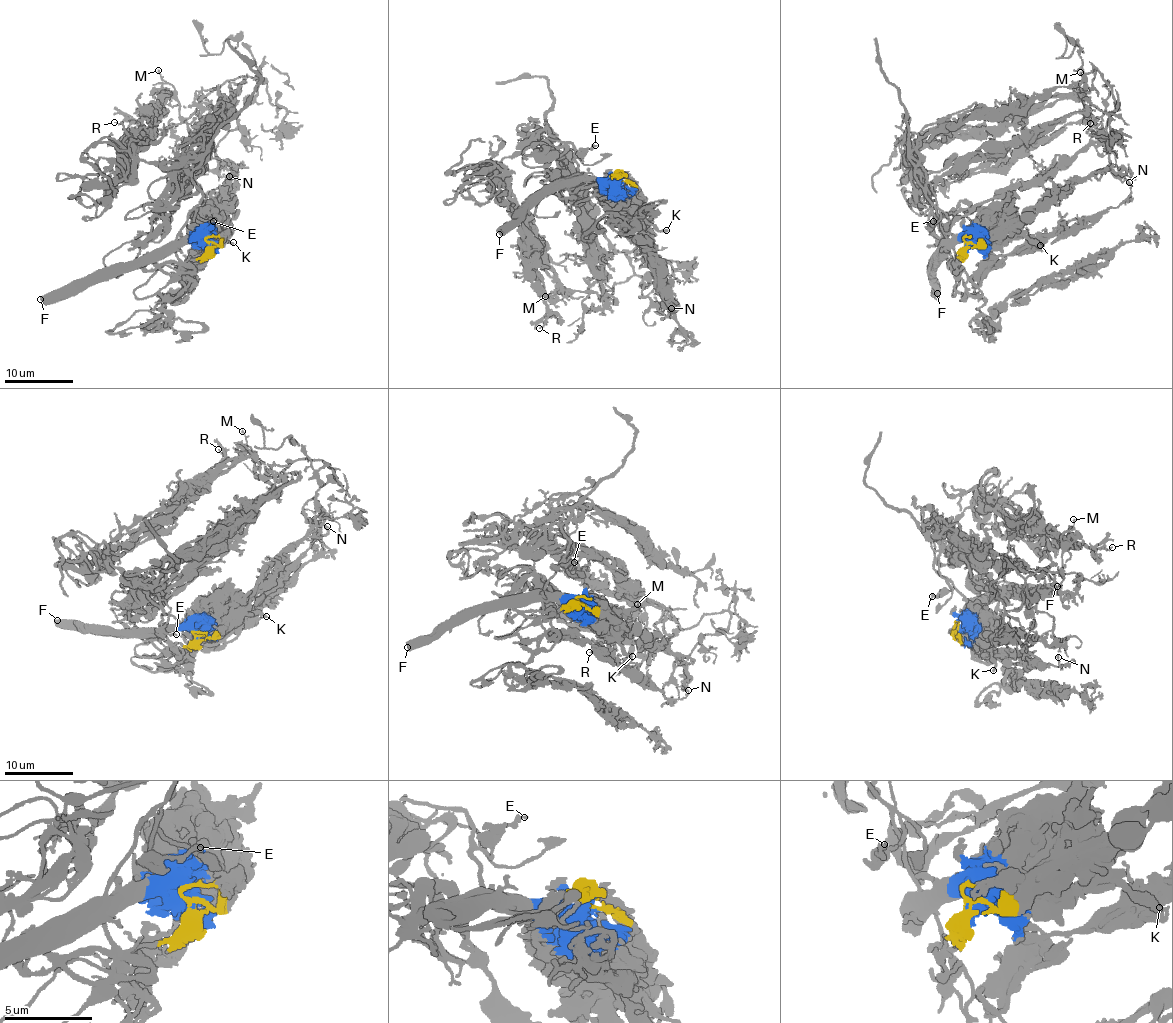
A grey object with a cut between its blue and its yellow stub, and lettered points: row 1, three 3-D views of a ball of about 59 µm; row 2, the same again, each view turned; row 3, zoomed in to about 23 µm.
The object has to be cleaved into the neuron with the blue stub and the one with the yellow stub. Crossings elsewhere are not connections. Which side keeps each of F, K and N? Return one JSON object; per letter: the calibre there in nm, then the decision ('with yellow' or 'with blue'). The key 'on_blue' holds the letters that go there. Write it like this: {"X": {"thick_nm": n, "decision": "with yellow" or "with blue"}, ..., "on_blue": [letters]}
{"F": {"thick_nm": 500, "decision": "with blue"}, "K": {"thick_nm": 280, "decision": "with blue"}, "N": {"thick_nm": 110, "decision": "with yellow"}, "on_blue": ["F", "K"]}

